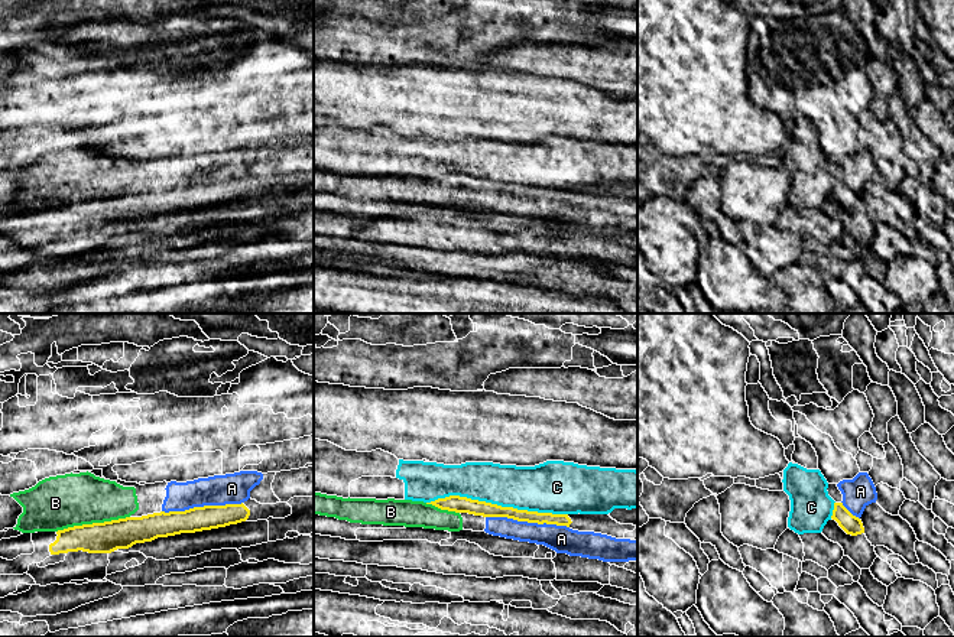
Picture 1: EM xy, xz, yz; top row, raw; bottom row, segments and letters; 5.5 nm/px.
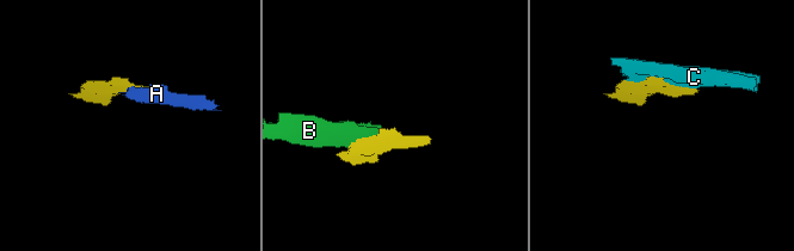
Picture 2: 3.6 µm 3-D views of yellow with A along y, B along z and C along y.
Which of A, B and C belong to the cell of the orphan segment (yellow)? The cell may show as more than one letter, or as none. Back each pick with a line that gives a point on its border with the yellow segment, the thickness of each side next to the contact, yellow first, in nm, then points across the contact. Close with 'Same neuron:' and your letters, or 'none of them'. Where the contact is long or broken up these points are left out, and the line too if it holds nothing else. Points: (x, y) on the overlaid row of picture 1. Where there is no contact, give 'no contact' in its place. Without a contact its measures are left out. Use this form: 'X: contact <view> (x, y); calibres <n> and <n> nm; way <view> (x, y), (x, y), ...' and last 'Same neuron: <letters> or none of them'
Same neuron: none of them

